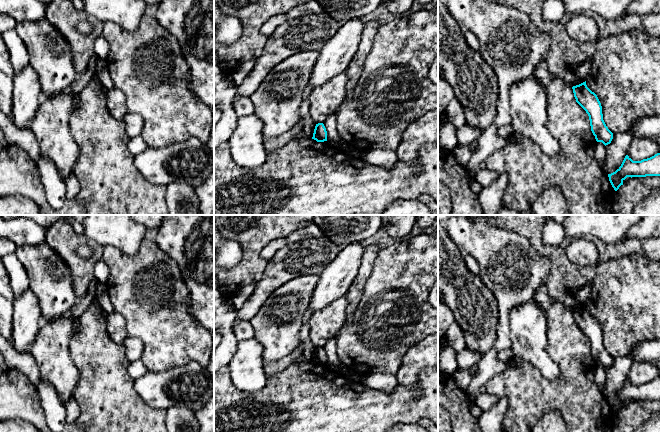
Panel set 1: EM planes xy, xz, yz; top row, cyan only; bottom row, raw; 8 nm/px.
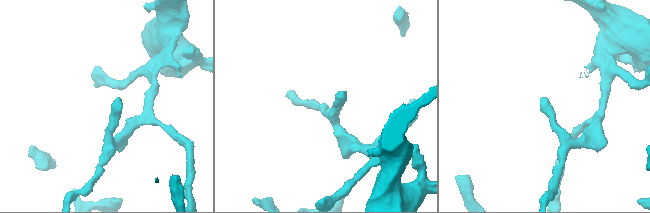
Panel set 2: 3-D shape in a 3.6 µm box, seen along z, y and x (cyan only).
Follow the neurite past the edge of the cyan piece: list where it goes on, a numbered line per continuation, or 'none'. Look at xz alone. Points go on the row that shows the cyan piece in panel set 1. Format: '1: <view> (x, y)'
none

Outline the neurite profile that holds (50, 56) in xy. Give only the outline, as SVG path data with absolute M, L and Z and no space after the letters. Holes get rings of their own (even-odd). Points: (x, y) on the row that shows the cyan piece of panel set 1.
M46 18L17 22L14 30L28 51L29 65L37 73L43 97L63 93L76 78L66 38Z

